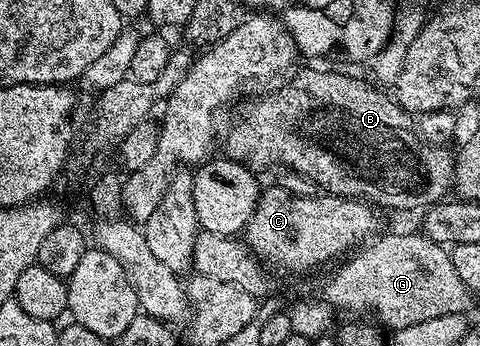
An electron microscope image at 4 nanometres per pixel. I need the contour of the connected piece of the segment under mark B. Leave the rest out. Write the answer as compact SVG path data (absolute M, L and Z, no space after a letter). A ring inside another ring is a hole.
M313 67L307 68L306 71L299 72L290 83L283 84L274 95L263 96L262 99L230 129L229 151L227 151L228 158L234 159L237 163L241 163L244 167L250 169L258 169L257 167L277 167L276 169L298 171L299 173L303 173L303 177L315 181L315 185L322 192L331 195L341 195L345 199L364 201L370 205L376 205L378 208L421 207L420 209L425 209L432 204L442 202L442 200L450 194L451 188L453 187L454 152L449 152L450 148L445 145L422 143L421 136L417 134L412 126L404 127L403 124L397 123L403 118L403 112L399 104L390 98L390 96L388 99L383 92L376 91L376 89L381 89L374 86L372 82L369 83L364 83L363 80L356 79L353 75L340 75L337 71L316 71Z

